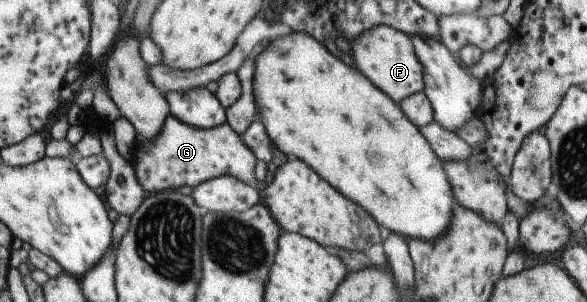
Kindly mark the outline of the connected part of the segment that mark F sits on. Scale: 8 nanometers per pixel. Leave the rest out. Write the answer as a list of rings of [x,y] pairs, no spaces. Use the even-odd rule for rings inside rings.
[[[376,26],[350,43],[354,66],[398,105],[404,98],[423,92],[423,67],[410,37],[388,26]]]

